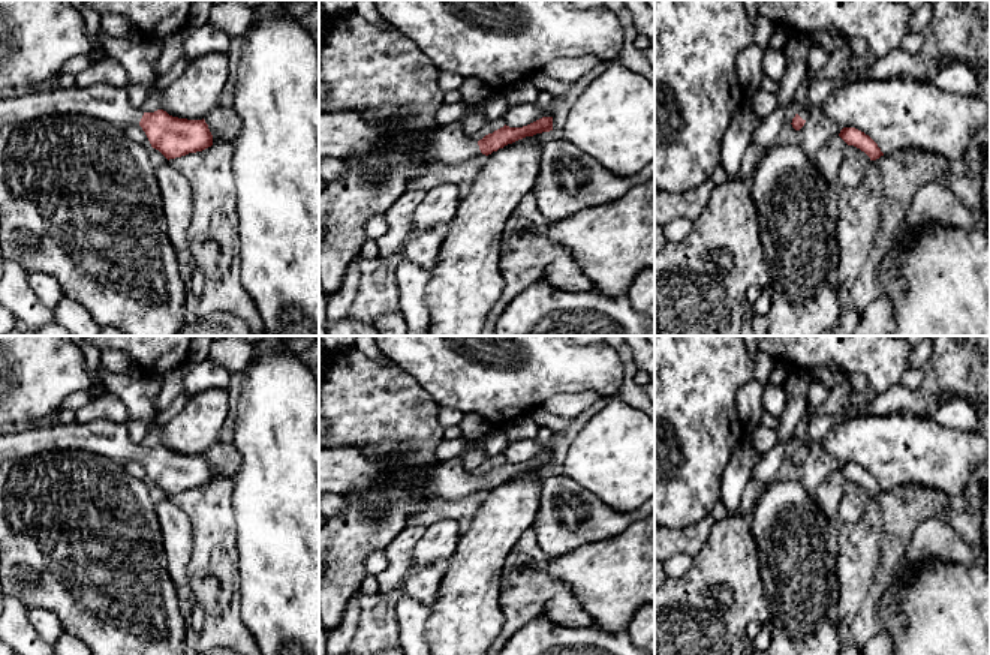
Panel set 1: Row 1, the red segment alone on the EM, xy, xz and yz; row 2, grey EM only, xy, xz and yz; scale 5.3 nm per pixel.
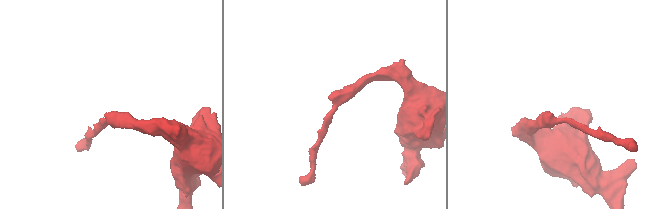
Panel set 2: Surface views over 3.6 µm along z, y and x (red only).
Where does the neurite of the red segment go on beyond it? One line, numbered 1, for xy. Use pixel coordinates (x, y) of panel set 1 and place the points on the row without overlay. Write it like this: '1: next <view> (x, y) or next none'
1: next xy (104, 438)

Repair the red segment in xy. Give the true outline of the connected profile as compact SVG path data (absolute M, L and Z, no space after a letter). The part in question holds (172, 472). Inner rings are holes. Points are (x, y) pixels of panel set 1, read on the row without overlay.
M49 420L34 426L0 432L0 465L7 459L28 457L46 451L85 451L118 463L139 460L153 484L168 496L202 487L213 481L205 456L169 451L163 445L145 448L129 436L126 423L96 420L64 424Z

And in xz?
M494 430L488 432L479 439L467 441L463 453L451 460L434 465L416 486L416 490L433 495L442 501L458 501L478 490L491 490L508 480L512 480L526 472L553 466L553 453L542 453L523 463L503 462L493 469L485 471L476 477L464 469L464 454L481 448L485 450L488 438Z

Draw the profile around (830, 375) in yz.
M837 364L819 366L810 369L809 373L812 378L821 381L828 390L848 378L846 372Z

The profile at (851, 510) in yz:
M846 481L843 498L839 507L839 519L846 523L857 523L863 514L870 493L854 481Z

